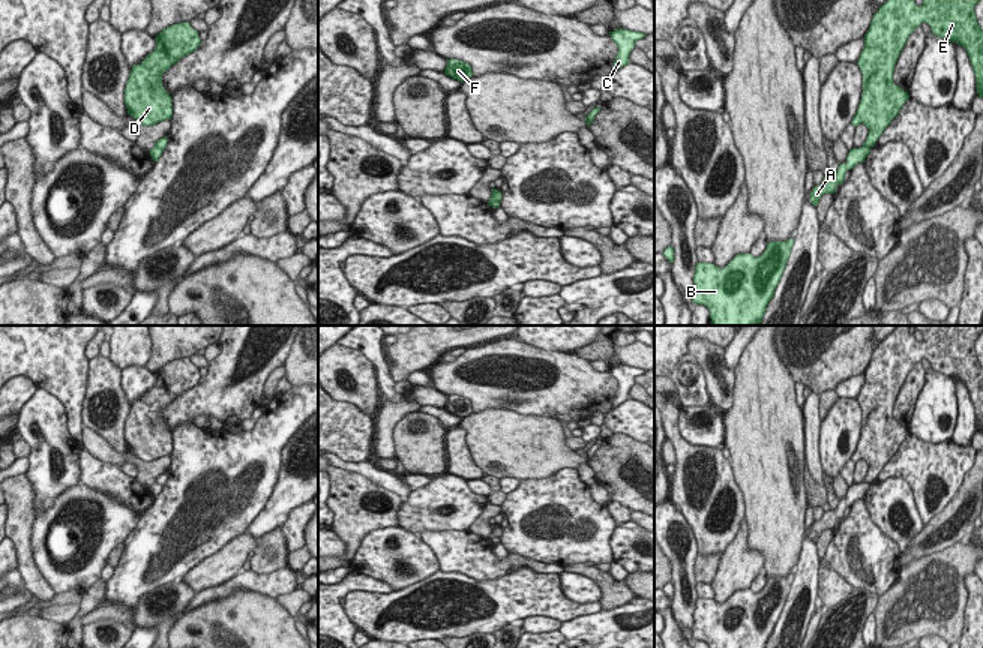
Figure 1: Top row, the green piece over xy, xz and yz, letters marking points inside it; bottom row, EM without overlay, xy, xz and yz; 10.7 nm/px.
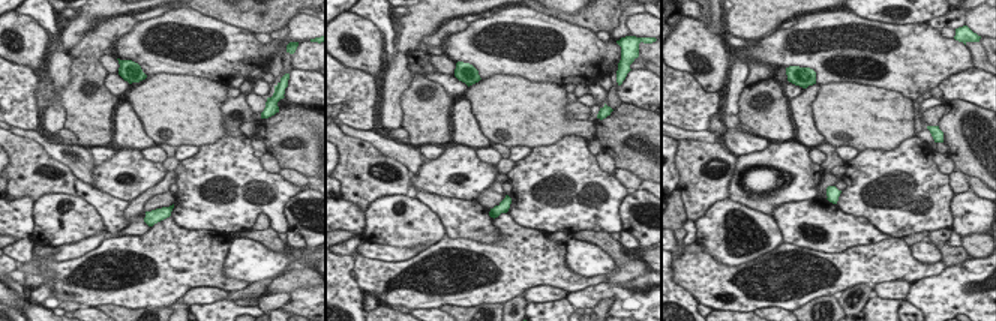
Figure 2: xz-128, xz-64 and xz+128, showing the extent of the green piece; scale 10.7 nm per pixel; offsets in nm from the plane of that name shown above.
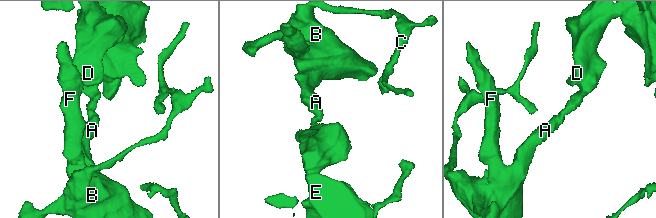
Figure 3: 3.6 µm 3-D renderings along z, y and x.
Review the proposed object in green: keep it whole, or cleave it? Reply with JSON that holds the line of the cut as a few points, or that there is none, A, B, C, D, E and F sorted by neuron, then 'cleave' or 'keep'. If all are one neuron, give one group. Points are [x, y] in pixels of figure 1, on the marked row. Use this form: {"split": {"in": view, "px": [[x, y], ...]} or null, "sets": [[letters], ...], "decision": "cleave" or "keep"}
{"split": {"in": "yz", "px": [[863, 146], [869, 149]]}, "sets": [["A", "B", "C", "F"], ["D", "E"]], "decision": "cleave"}

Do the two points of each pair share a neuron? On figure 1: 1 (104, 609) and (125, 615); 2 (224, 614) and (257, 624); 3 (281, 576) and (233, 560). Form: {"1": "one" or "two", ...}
{"1": "one", "2": "one", "3": "two"}

